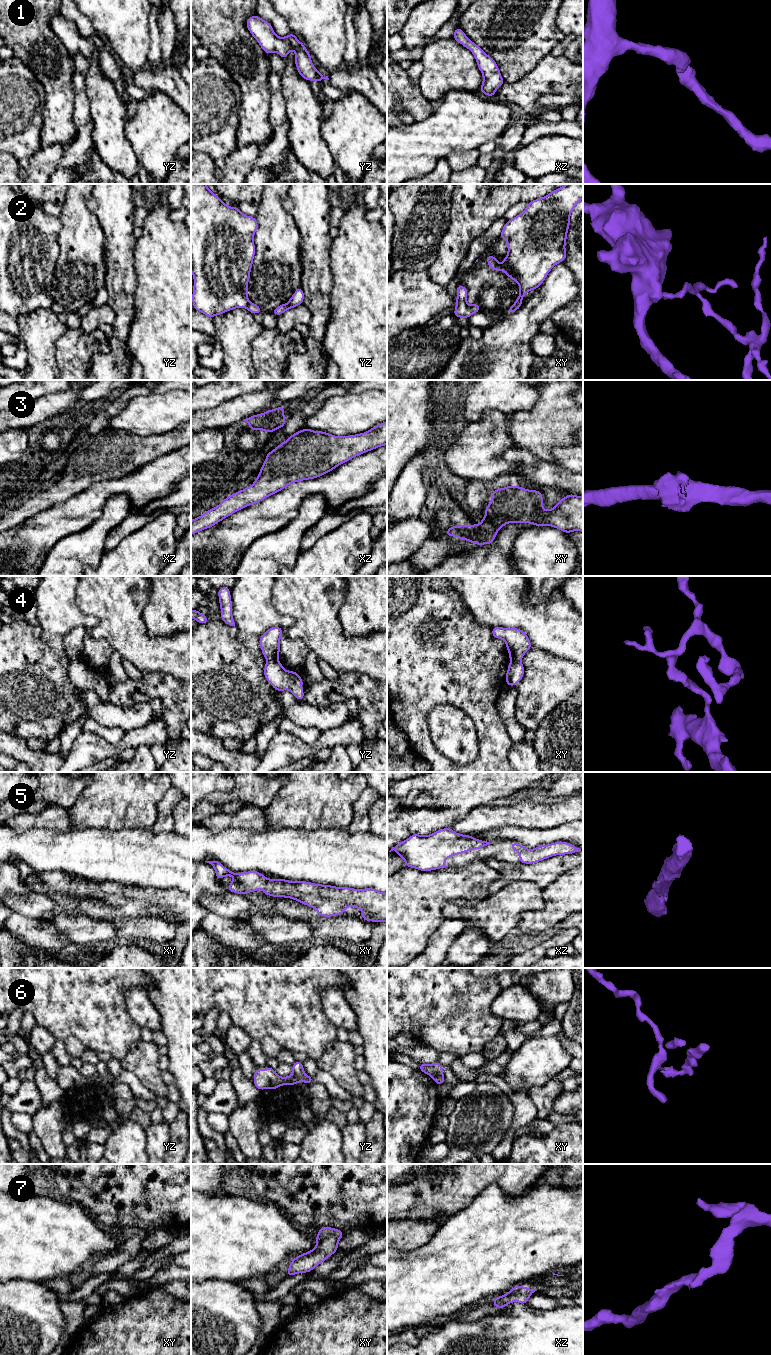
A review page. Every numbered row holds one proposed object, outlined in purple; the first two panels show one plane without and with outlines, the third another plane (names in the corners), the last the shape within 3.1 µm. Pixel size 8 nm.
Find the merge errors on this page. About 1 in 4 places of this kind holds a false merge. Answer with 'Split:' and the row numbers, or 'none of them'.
Split: 2, 4, 6

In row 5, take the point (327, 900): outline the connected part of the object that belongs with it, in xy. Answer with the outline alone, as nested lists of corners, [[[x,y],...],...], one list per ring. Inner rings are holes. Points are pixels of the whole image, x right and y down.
[[[205,861],[215,869],[216,879],[233,876],[228,891],[238,894],[259,892],[267,896],[291,898],[303,905],[314,908],[319,916],[330,917],[344,914],[347,907],[355,907],[364,913],[361,918],[372,922],[387,922],[387,893],[373,888],[354,889],[331,885],[315,884],[307,881],[267,879],[258,871],[234,873],[218,861]]]

